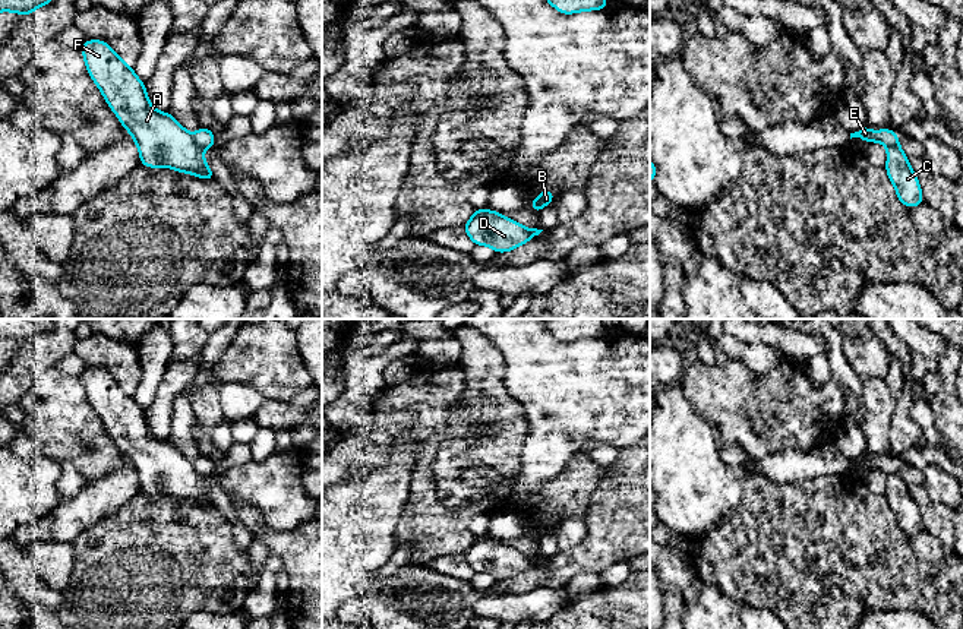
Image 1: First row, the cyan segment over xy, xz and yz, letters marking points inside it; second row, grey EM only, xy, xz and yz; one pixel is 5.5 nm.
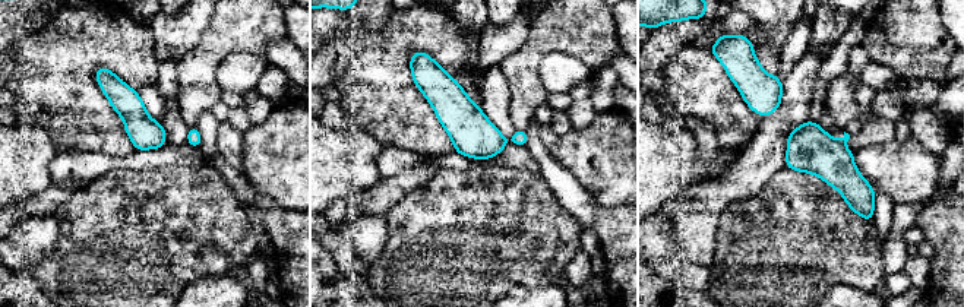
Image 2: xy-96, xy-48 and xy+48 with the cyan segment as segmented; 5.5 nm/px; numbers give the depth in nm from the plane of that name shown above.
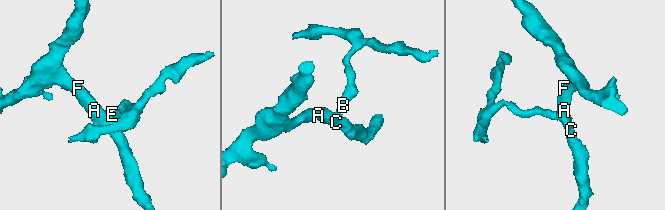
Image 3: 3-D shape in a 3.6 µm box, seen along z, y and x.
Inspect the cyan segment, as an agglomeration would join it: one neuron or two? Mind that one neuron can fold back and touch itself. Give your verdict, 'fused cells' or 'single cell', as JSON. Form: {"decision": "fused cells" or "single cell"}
{"decision": "fused cells"}

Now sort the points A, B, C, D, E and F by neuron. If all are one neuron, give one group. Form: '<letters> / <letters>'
A C D F / B E

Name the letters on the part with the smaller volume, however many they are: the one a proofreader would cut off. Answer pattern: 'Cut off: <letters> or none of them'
Cut off: B, E

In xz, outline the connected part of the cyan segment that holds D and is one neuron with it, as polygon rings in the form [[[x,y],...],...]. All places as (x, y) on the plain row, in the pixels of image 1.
[[[476,537],[462,554],[476,573],[489,573],[496,581],[511,579],[533,566],[528,556],[492,537]]]

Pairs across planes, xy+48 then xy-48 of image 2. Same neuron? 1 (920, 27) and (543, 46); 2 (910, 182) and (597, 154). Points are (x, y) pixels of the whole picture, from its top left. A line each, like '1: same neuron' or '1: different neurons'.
1: same neuron
2: same neuron

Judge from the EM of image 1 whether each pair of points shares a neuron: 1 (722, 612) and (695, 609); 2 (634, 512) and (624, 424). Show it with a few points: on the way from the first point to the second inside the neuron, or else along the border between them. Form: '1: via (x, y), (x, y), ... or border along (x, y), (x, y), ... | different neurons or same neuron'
1: via (716, 612), (701, 609) | same neuron
2: border along (634, 443), (619, 449) | different neurons

